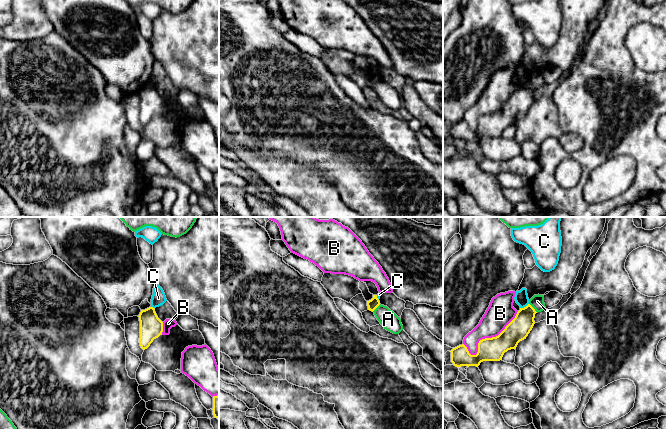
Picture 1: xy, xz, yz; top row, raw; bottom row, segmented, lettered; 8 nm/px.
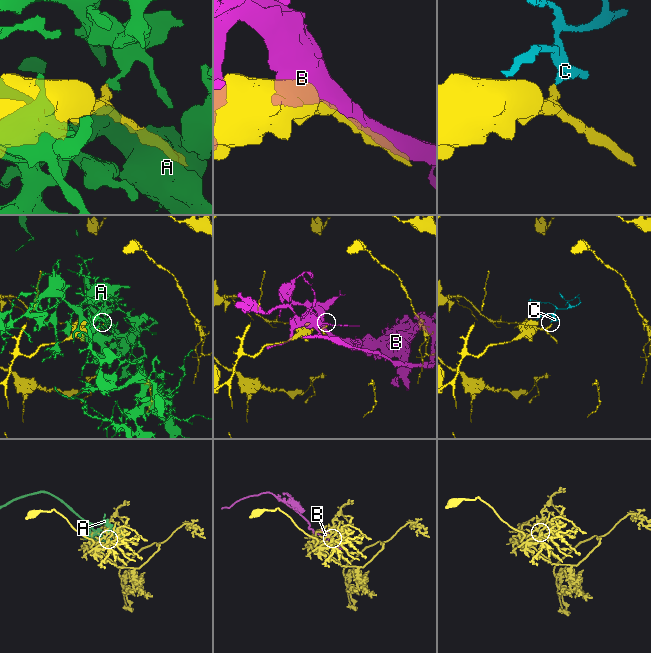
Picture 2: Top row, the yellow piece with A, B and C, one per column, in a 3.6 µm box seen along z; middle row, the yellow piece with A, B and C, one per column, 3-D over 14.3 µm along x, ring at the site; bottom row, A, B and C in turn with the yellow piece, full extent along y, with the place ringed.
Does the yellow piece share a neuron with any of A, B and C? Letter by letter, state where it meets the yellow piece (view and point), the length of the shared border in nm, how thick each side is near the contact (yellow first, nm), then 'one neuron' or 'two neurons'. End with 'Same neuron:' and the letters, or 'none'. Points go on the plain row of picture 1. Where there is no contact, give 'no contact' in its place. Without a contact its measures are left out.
A: meets yellow in yz at (533, 84); contact 100 nm long; 180 nm thick on the yellow side, 110 nm on the other; two neurons
B: meets yellow in yz at (490, 114); contact 550 nm long; 190 nm thick on the yellow side, 220 nm on the other; two neurons
C: meets yellow in yz at (524, 83); contact 80 nm long; 180 nm thick on the yellow side, 110 nm on the other; two neurons
Same neuron: none

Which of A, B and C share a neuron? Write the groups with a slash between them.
A / B / C

